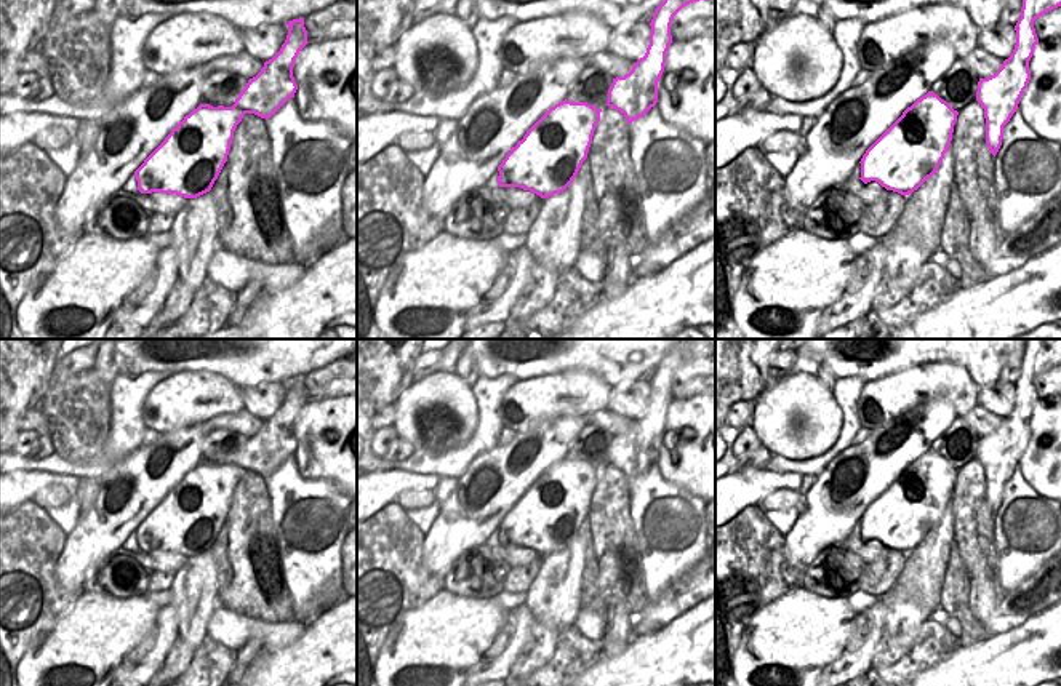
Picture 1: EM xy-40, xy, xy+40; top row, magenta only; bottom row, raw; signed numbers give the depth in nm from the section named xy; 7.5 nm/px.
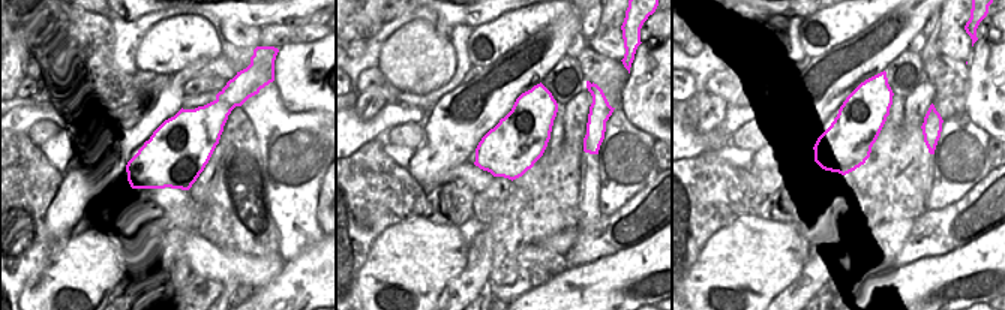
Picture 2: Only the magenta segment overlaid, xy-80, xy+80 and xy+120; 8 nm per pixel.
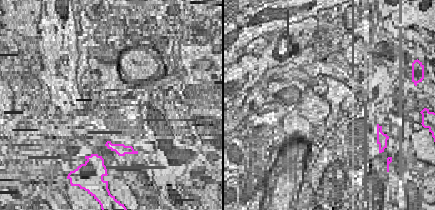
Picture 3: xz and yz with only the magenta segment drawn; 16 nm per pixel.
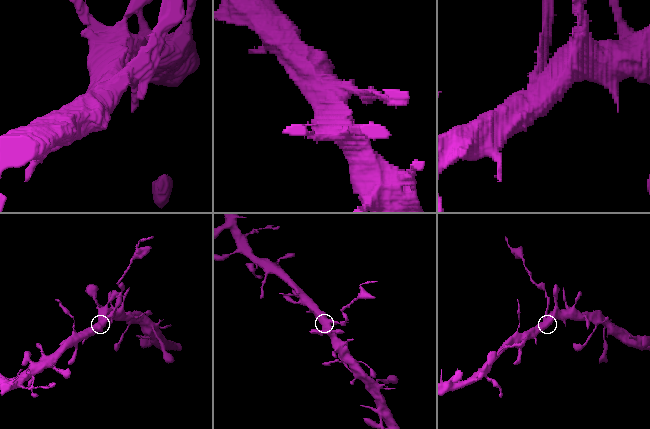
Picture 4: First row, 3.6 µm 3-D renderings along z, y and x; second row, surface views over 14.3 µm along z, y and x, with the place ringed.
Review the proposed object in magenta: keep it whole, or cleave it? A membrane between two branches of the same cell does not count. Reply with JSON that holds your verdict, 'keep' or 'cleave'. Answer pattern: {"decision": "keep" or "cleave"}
{"decision": "cleave"}

